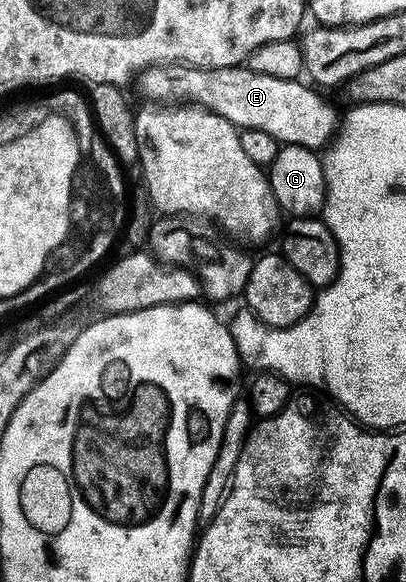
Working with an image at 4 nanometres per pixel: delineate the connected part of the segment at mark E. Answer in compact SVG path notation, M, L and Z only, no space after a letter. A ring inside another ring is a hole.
M152 65L141 74L143 89L151 97L173 99L176 102L196 103L211 113L221 115L229 124L239 129L256 129L269 131L283 145L300 145L306 149L322 150L328 144L327 140L334 138L335 109L323 97L314 93L316 90L310 84L302 85L302 80L273 79L273 75L257 75L252 69L236 67L233 69L198 69L192 65Z

